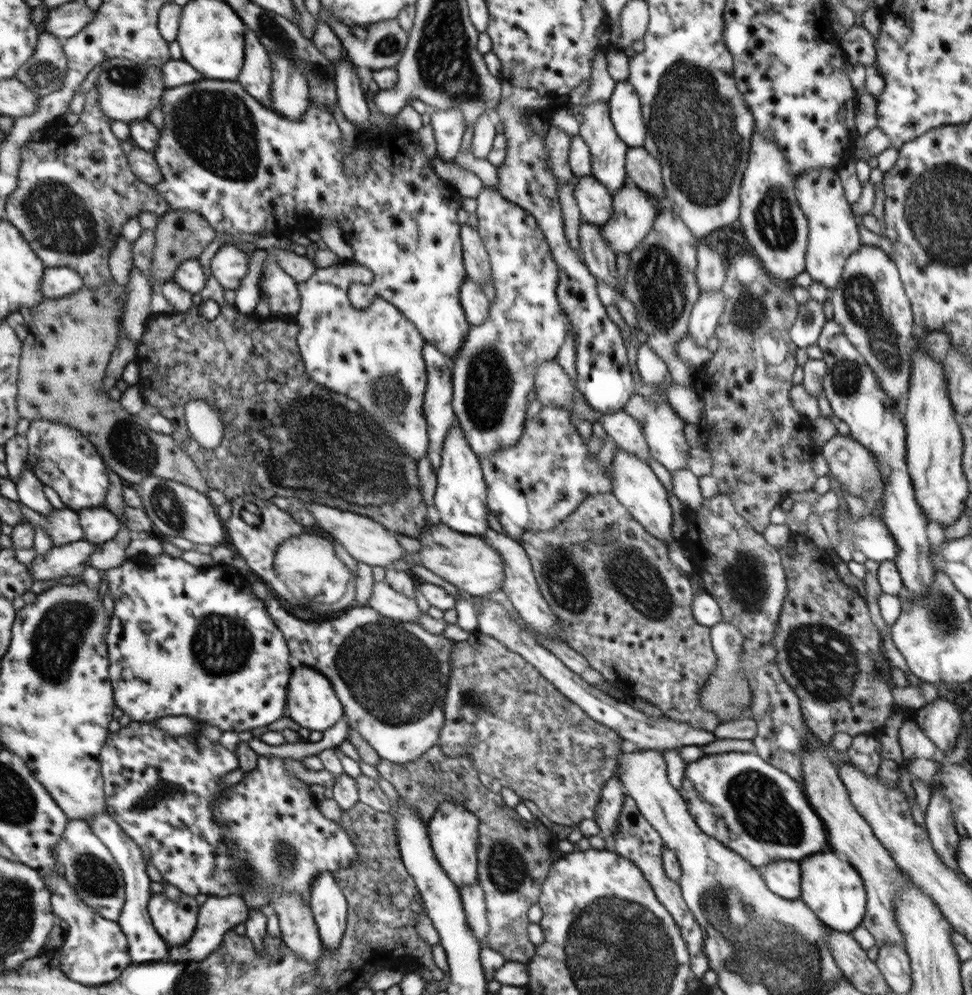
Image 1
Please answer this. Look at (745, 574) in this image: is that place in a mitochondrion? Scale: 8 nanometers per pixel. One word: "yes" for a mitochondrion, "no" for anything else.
yes

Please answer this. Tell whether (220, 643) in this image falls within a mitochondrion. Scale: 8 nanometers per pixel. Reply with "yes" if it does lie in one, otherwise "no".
yes

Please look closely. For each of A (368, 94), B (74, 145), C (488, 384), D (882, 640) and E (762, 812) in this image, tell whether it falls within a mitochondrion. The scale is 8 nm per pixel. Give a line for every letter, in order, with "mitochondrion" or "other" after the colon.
A: other
B: other
C: mitochondrion
D: other
E: mitochondrion

